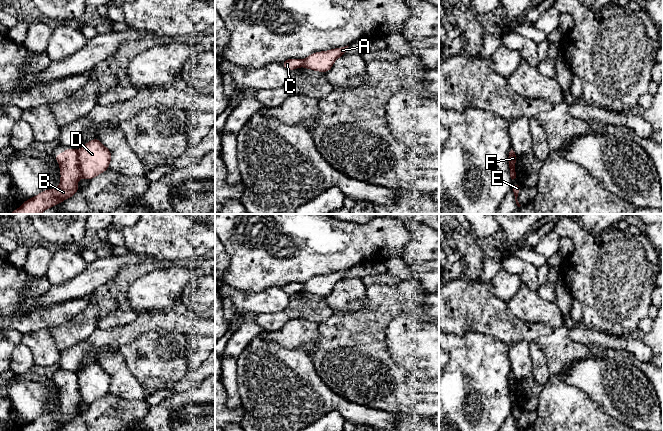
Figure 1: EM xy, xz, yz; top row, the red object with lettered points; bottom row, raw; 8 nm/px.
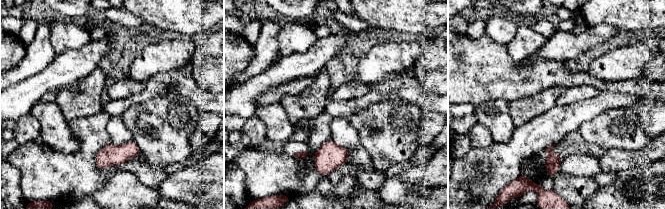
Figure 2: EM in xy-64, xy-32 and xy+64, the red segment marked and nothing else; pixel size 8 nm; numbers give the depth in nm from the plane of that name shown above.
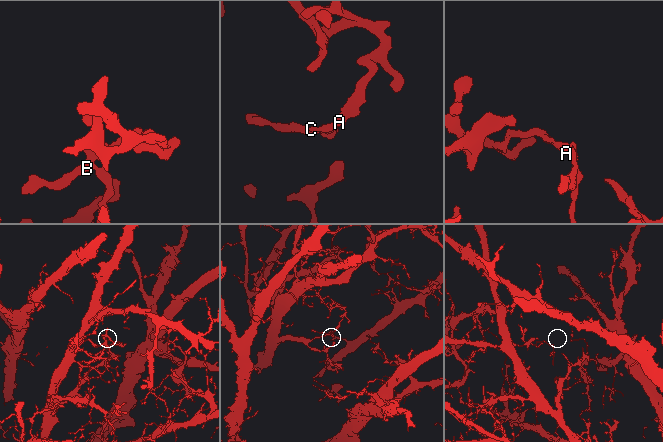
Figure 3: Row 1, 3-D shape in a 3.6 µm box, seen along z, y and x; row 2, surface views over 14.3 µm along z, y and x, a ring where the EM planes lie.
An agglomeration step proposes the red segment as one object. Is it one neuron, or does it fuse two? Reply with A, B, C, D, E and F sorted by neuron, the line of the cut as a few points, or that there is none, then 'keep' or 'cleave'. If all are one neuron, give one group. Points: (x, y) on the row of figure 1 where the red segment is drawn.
groups A D F / B C E; cut xy (77, 151), (78, 168), (82, 176); cleave

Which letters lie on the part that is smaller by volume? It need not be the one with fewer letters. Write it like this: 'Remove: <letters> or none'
Remove: B, C, E

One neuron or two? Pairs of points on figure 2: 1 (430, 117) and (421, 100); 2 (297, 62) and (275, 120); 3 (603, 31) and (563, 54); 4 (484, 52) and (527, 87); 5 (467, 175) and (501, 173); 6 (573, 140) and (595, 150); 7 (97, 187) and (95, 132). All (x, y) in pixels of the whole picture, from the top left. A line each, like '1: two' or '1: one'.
1: two
2: two
3: one
4: one
5: one
6: one
7: one

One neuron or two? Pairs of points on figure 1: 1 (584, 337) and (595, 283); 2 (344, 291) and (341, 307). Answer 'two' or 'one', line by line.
1: two
2: one

